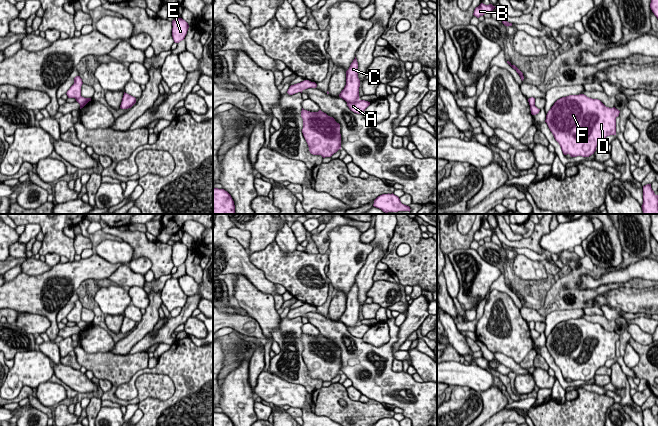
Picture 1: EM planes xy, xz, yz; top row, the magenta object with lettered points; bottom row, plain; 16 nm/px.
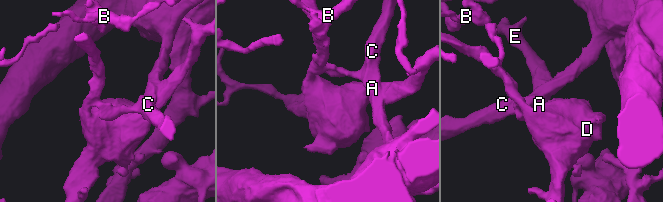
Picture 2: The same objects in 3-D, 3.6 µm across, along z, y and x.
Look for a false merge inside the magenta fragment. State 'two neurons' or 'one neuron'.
two neurons

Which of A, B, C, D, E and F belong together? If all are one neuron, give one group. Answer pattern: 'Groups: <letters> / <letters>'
Groups: A B D E F / C

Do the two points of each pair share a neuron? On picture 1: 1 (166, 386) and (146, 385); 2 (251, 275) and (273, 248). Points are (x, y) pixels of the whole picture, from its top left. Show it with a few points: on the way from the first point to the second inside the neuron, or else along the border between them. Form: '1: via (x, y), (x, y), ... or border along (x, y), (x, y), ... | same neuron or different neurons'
1: via (161, 386), (151, 385) | same neuron
2: border along (249, 256), (264, 276), (274, 283) | different neurons

